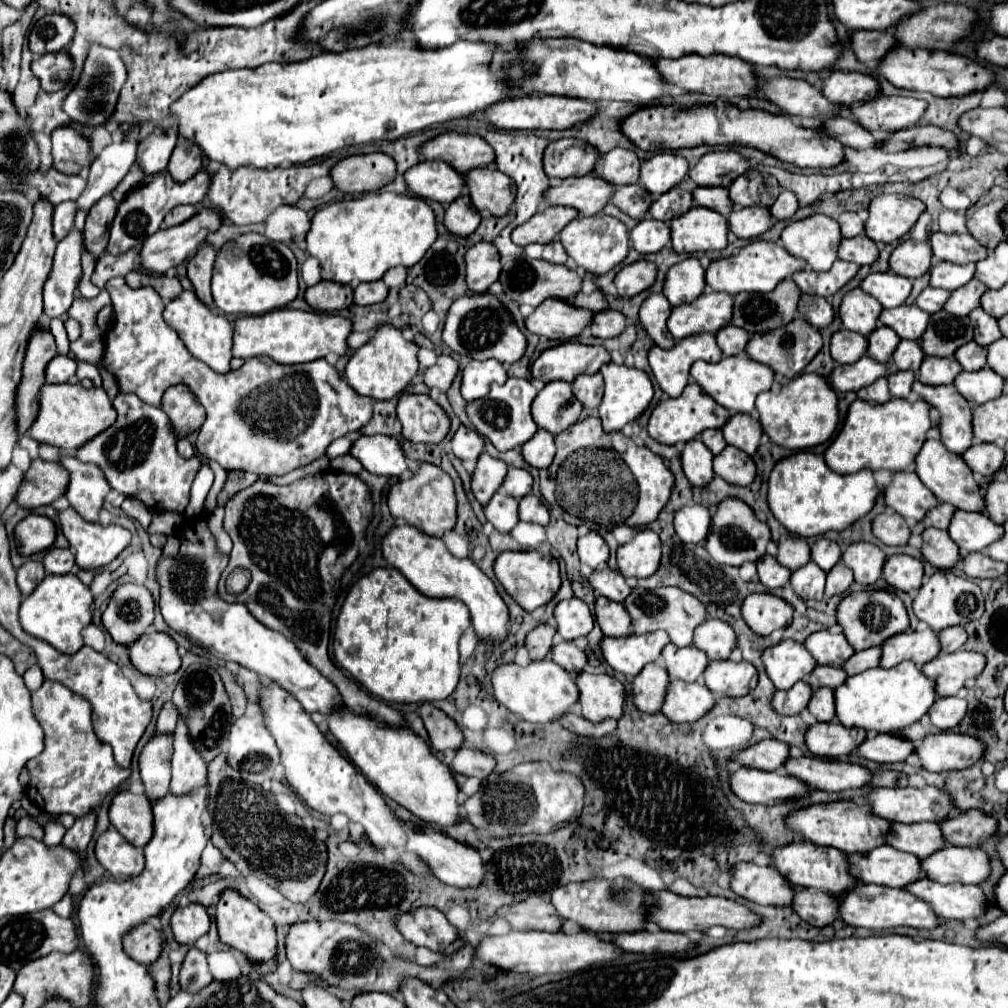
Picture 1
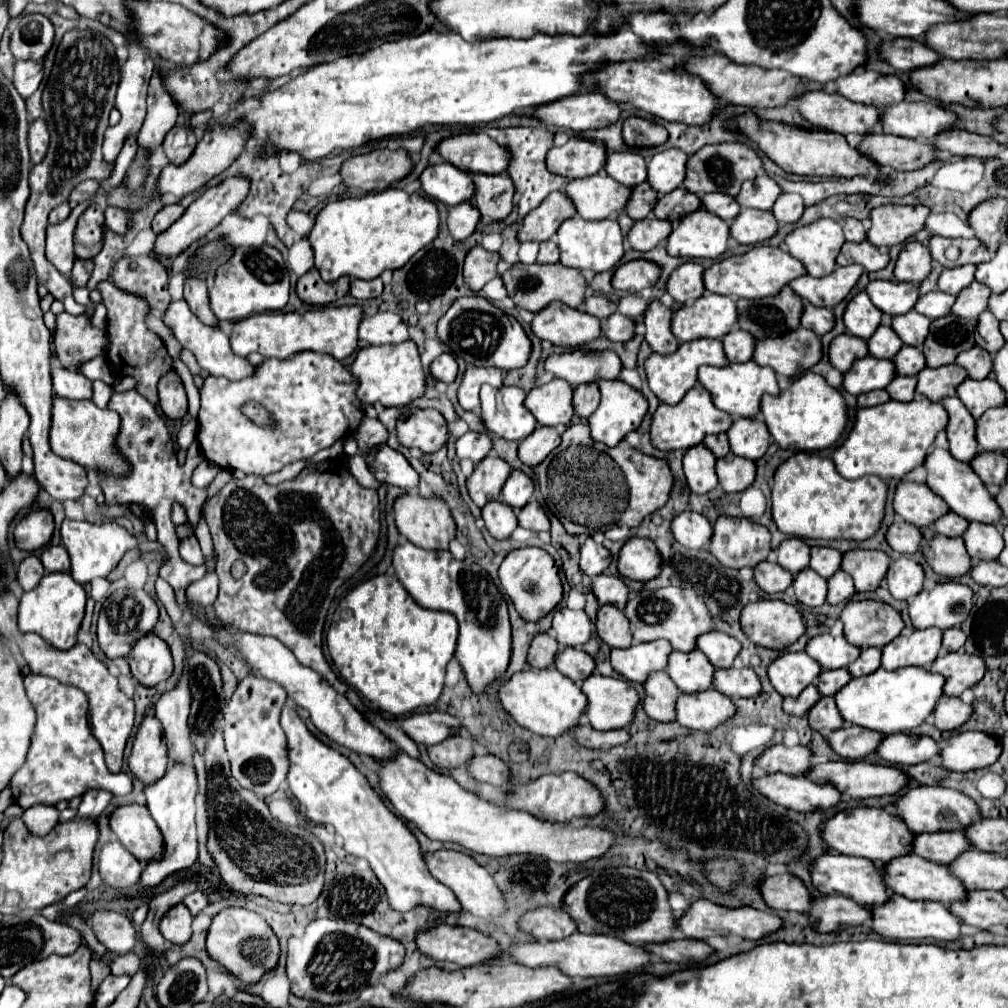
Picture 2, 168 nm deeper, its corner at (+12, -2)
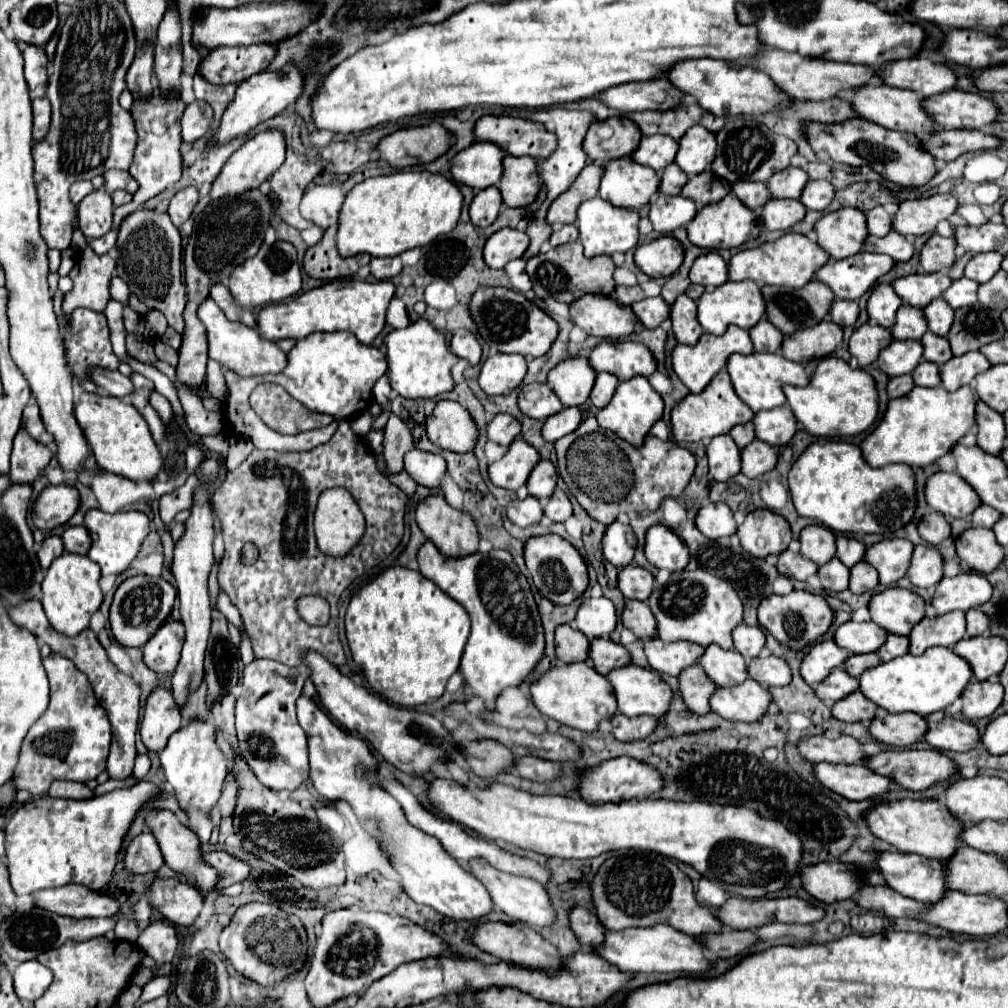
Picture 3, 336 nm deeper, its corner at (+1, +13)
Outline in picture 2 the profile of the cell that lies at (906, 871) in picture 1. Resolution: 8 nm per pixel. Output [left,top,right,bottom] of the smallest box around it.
[884,852,966,904]

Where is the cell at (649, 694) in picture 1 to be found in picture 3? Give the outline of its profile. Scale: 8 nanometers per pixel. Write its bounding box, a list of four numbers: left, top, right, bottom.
[679,665,717,715]

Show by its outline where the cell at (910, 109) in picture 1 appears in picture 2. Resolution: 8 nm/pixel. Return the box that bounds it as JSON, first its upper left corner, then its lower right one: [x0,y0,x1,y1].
[880,100,956,138]

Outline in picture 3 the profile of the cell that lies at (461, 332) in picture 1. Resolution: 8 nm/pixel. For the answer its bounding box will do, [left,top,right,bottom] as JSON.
[469,287,559,357]

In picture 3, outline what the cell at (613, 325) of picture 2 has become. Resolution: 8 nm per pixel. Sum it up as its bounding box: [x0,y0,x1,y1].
[633,297,671,329]

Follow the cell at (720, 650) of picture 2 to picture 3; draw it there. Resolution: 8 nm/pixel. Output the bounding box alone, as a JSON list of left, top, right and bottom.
[733,625,765,659]

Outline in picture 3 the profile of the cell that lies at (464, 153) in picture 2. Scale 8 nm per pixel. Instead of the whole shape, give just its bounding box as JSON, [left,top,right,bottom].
[475,115,557,159]

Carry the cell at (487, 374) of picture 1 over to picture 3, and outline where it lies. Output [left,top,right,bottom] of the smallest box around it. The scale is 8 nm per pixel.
[479,353,527,395]

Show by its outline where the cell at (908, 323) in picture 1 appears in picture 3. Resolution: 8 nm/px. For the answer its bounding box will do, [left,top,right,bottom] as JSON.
[923,299,955,337]

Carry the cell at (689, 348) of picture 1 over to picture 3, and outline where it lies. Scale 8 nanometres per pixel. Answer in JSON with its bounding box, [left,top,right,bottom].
[671,327,753,393]

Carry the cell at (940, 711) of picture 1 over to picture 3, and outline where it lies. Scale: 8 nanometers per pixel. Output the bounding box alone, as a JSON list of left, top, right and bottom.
[961,681,1003,721]

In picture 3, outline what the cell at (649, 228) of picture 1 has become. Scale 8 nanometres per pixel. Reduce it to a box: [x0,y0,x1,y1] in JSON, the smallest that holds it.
[649,193,697,233]

